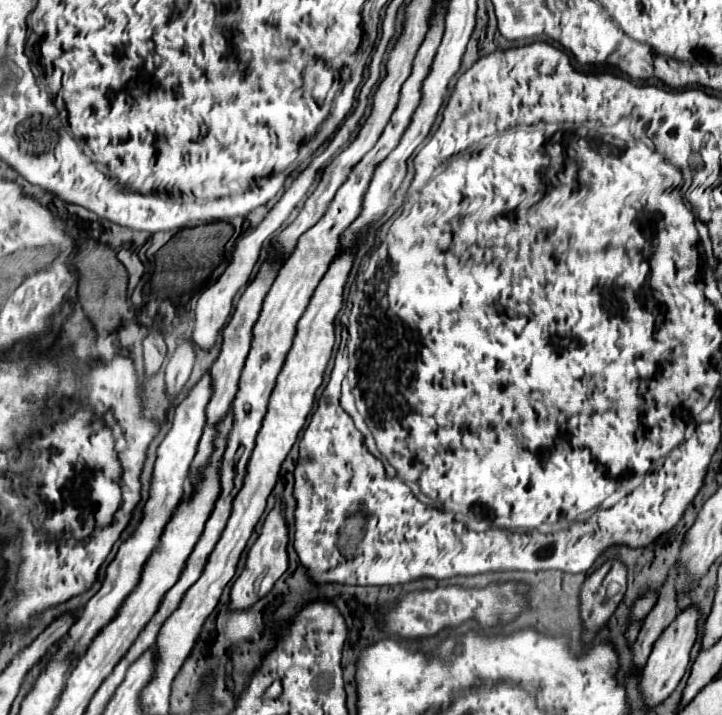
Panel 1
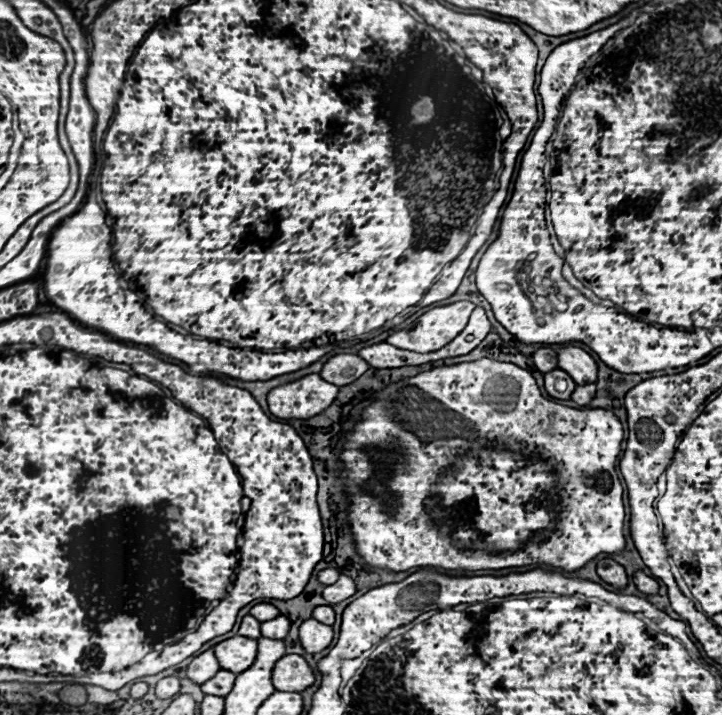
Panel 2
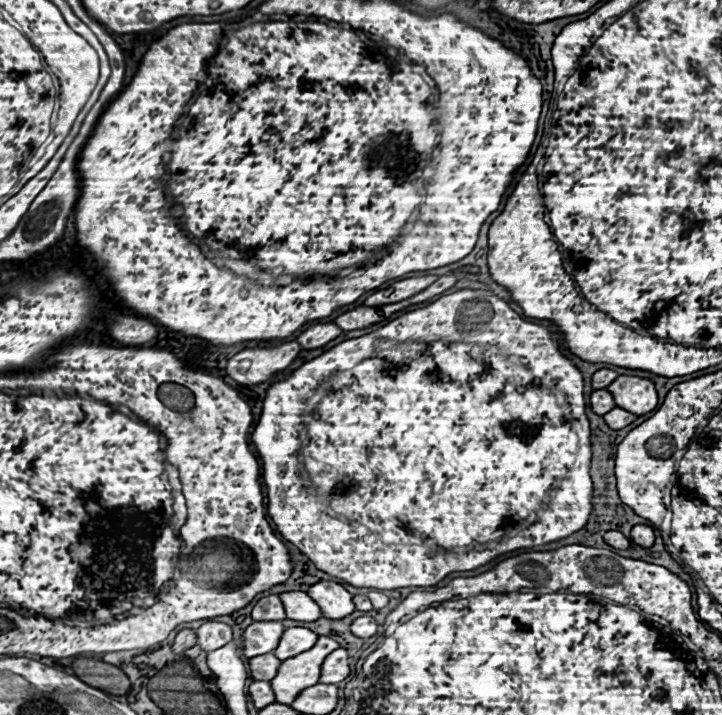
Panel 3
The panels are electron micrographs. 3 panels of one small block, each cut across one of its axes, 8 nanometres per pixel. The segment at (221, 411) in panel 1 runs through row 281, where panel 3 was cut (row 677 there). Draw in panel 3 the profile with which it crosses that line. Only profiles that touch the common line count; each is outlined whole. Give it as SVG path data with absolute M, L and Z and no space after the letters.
M272 652L270 656L254 656L254 660L250 660L250 674L252 680L272 680L280 668L282 660L278 660Z

